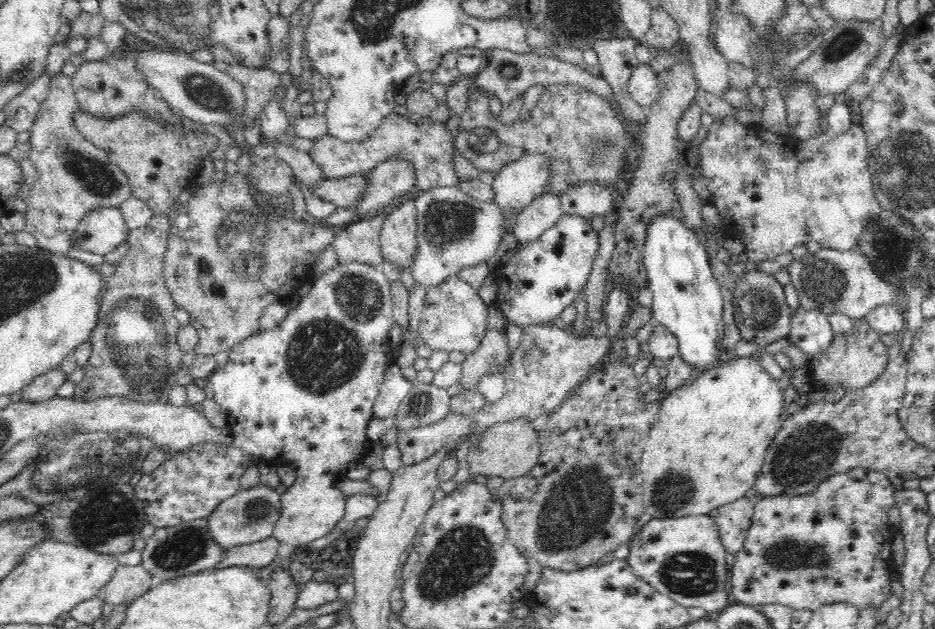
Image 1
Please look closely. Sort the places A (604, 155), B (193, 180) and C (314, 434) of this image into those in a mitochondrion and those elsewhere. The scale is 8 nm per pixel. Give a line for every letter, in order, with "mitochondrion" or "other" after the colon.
A: mitochondrion
B: other
C: other

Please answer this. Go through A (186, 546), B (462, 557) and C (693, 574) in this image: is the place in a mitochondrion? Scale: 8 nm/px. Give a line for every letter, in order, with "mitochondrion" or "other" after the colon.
A: mitochondrion
B: mitochondrion
C: mitochondrion

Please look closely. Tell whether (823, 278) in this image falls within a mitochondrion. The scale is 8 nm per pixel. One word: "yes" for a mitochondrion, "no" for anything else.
yes

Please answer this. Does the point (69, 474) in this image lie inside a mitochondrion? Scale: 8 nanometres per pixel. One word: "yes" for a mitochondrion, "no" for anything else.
yes

